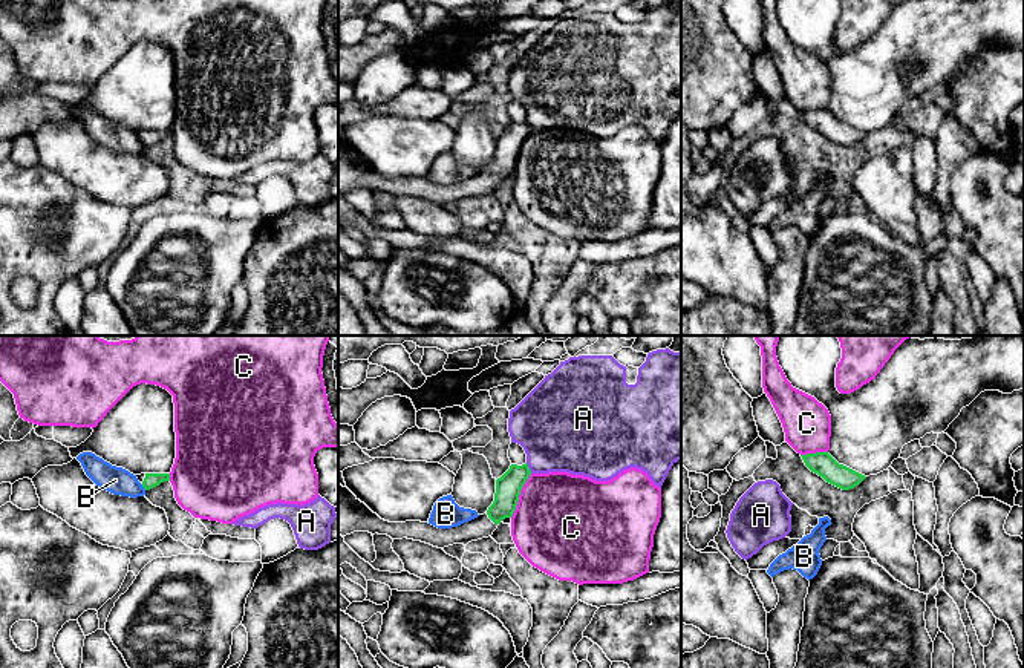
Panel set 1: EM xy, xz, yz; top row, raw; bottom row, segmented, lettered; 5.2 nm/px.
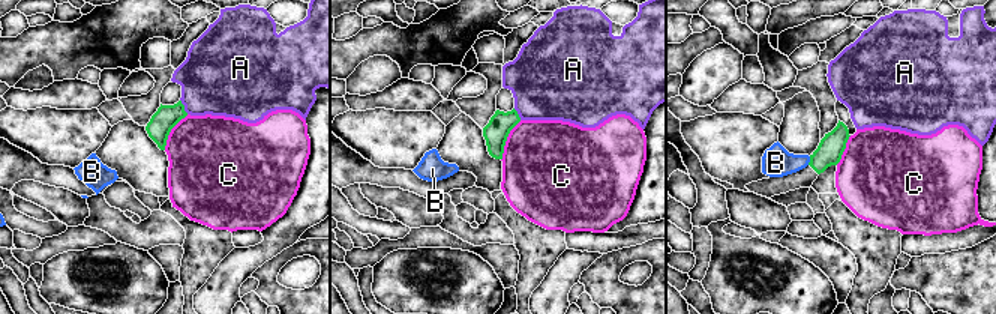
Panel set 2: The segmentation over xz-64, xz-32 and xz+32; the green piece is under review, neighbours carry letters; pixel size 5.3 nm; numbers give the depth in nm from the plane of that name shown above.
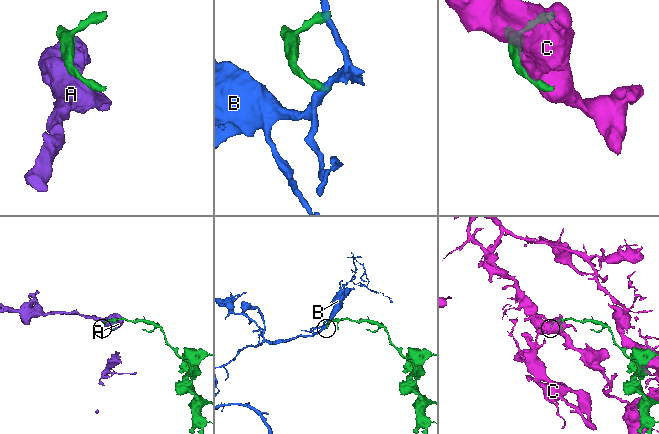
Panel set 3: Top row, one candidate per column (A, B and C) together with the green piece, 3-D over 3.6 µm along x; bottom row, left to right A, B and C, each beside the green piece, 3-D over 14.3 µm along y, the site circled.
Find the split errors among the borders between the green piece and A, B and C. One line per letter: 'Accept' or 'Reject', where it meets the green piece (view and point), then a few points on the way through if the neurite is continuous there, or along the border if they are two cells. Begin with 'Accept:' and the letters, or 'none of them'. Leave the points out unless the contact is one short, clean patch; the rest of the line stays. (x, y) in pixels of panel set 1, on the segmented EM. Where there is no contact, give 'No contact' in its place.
Accept: none of them
A: Reject. Touches green at xz (528, 468)
B: Reject. Touches green at xy (144, 487). Boundary: xy (141, 484), (146, 489)
C: Reject. Touches green at xz (519, 494)

